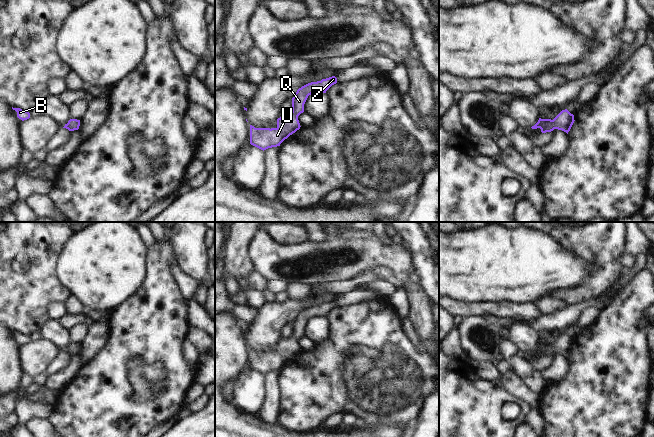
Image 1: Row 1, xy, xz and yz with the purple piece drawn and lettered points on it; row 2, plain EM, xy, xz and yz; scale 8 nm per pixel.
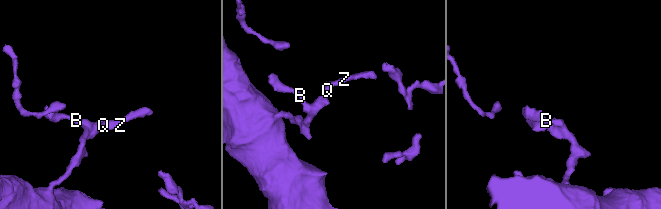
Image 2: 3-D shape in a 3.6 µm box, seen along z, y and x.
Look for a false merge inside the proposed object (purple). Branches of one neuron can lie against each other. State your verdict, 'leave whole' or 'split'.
leave whole

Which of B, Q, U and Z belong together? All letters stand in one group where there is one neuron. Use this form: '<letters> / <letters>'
B Q U Z

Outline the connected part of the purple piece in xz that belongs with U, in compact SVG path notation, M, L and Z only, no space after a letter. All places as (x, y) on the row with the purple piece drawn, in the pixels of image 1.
M335 76L308 83L297 90L292 98L292 112L277 119L276 128L255 128L250 125L250 144L261 149L280 146L290 135L300 129L298 116L304 112L304 104L313 93L326 93L337 83Z

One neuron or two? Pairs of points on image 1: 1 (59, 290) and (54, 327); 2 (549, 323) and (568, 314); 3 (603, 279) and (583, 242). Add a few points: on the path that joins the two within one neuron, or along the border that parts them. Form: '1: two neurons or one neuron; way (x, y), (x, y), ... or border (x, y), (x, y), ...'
1: two neurons; border (46, 322), (38, 331)
2: one neuron; way (554, 321), (563, 319)
3: one neuron; way (604, 269), (604, 259), (593, 248)

